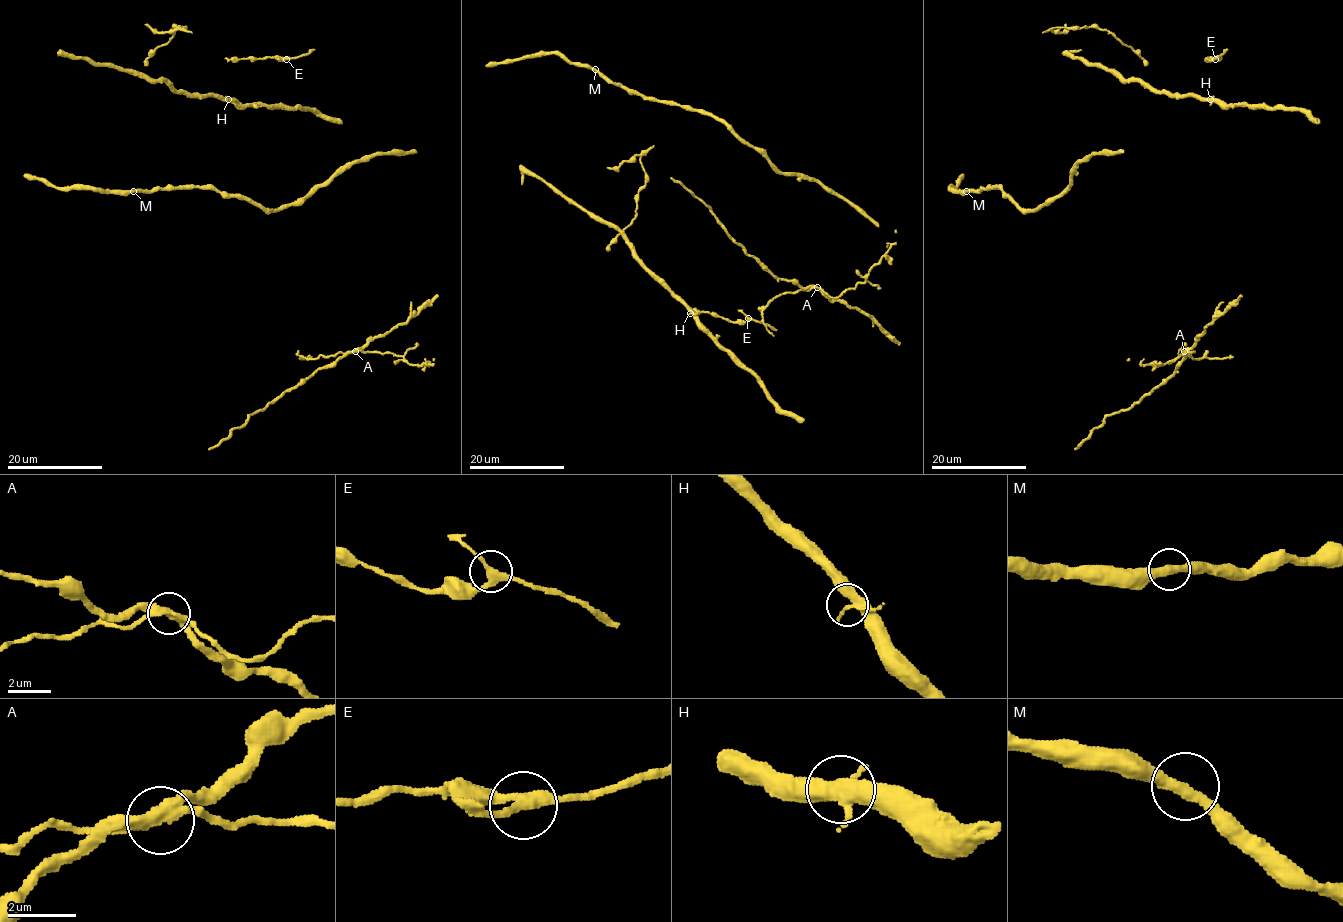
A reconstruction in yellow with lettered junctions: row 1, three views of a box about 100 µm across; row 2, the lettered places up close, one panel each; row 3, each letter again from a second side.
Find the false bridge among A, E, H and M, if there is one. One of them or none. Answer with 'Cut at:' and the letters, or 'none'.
Cut at: A

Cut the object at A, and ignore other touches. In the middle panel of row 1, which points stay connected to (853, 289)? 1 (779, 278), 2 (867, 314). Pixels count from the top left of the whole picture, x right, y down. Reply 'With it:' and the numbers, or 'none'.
With it: none

